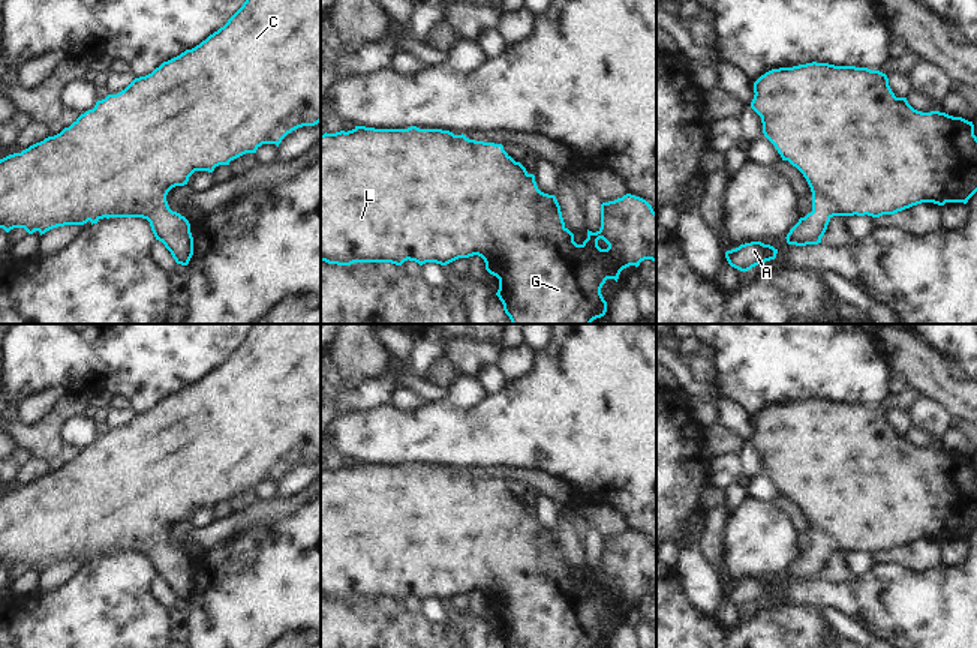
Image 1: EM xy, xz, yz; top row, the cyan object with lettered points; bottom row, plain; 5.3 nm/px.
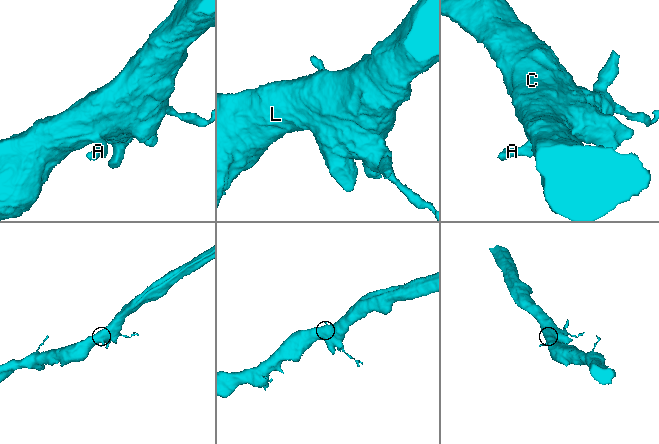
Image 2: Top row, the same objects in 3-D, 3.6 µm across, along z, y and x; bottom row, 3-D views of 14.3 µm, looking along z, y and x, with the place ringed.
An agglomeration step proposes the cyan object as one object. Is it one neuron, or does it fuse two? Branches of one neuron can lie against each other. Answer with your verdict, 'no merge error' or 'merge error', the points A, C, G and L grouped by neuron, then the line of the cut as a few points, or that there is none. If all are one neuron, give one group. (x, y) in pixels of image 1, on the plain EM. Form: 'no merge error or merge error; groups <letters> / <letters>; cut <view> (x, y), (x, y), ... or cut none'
no merge error; groups A C G L; cut none

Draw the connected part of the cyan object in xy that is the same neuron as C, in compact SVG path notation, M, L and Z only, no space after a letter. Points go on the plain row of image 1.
M252 324L243 342L217 368L192 386L163 398L151 410L135 414L124 426L97 436L93 446L81 450L69 464L30 482L21 489L0 495L0 564L9 568L24 564L28 570L46 567L64 561L84 561L88 556L109 554L142 554L150 558L156 576L162 578L177 600L187 602L193 591L193 573L189 556L168 542L166 531L175 522L184 522L195 507L213 508L219 501L256 489L262 480L279 480L292 466L303 462L315 462L321 458L321 324Z

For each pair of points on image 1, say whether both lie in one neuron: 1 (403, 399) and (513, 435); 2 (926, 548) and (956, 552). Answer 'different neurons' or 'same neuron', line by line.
1: different neurons
2: different neurons

